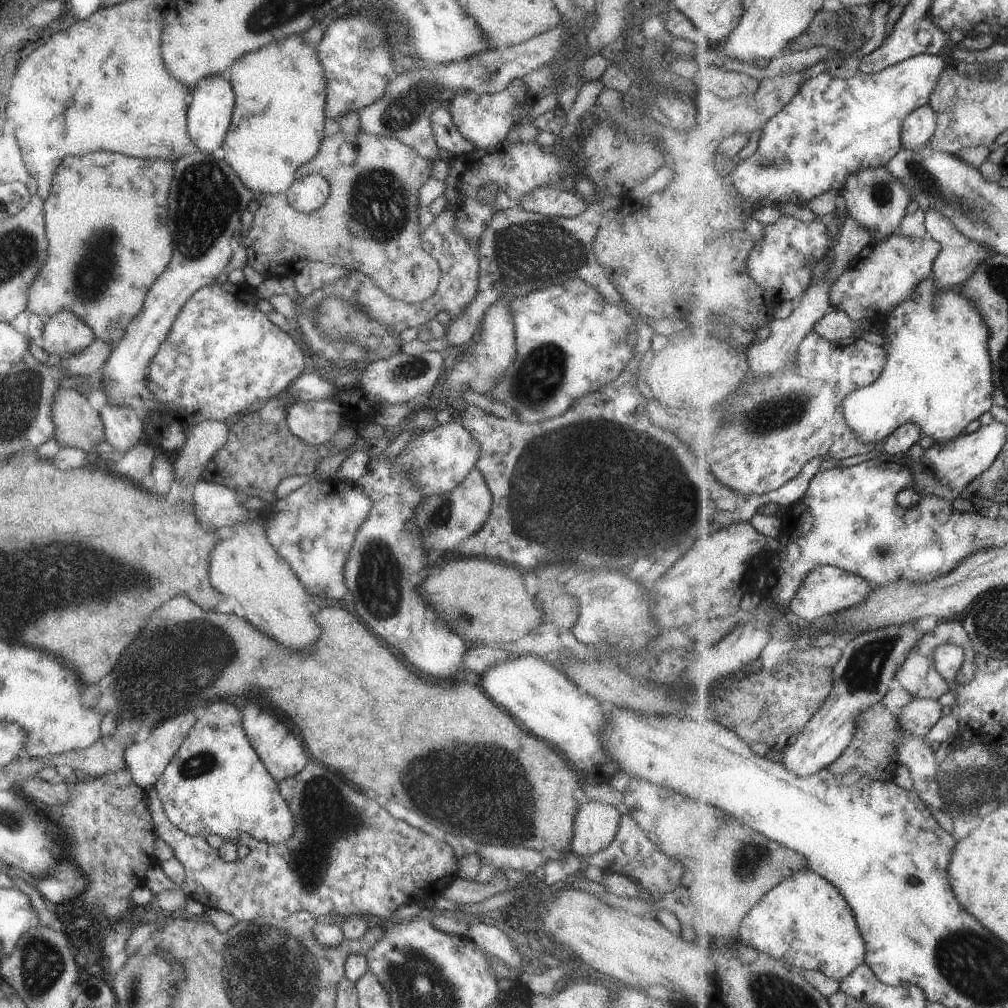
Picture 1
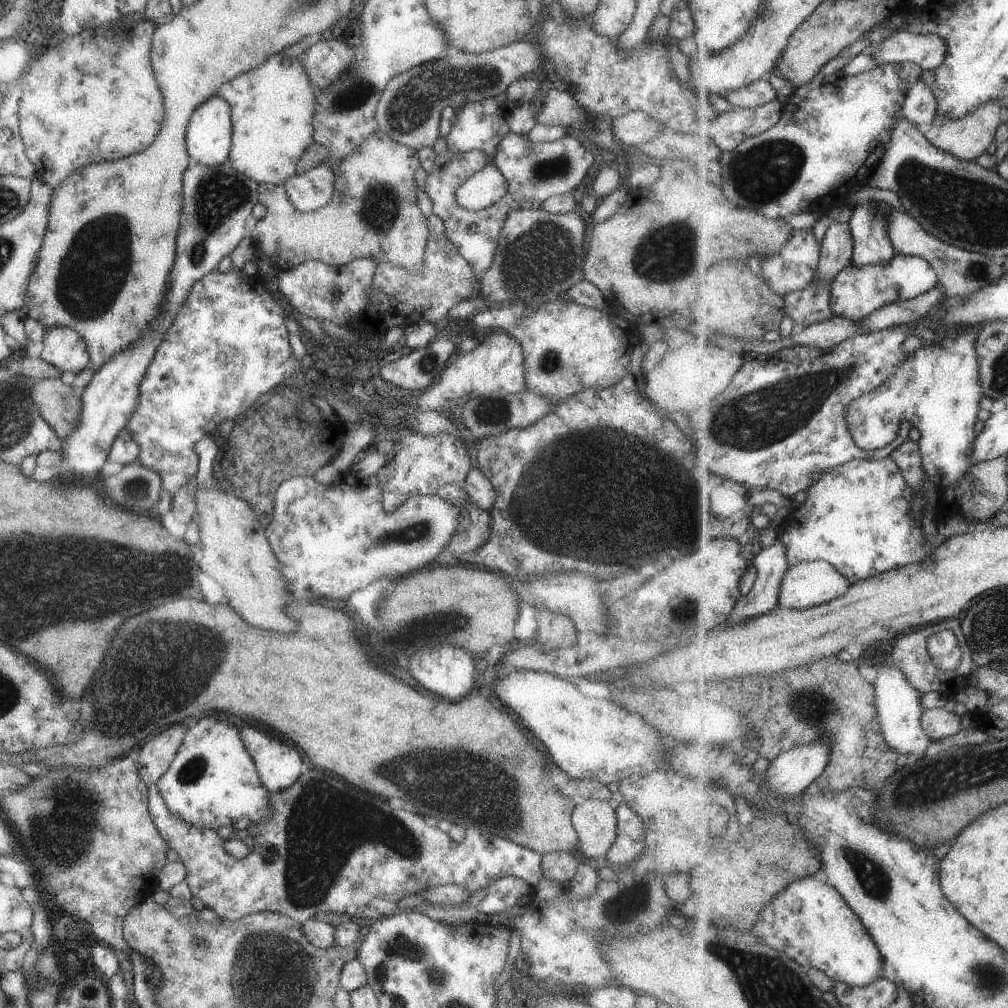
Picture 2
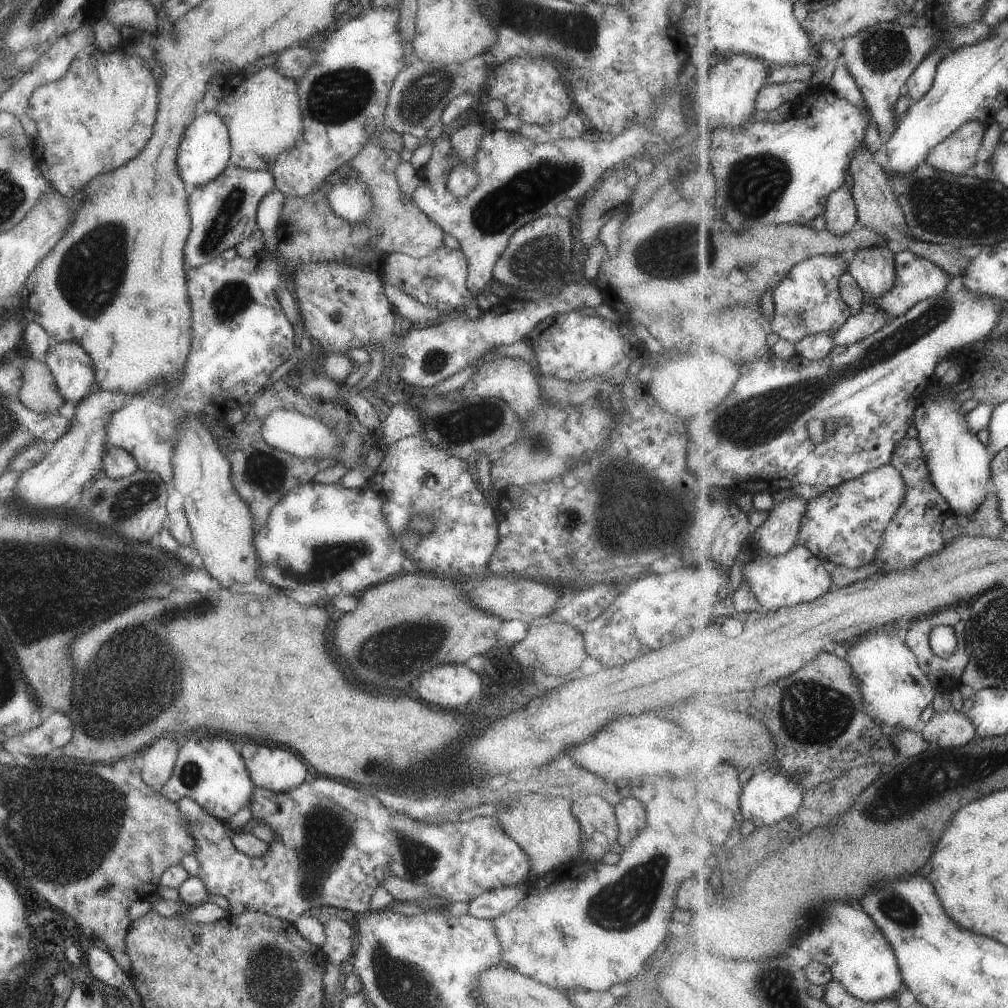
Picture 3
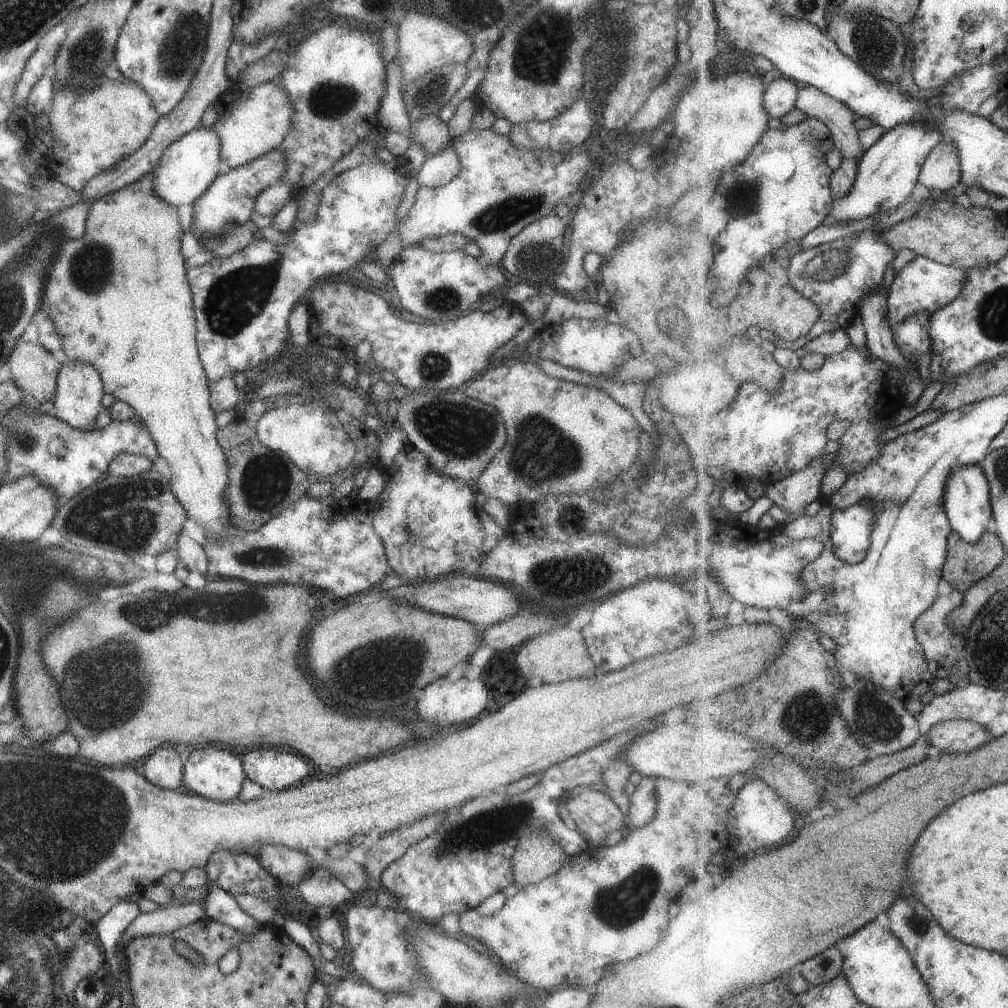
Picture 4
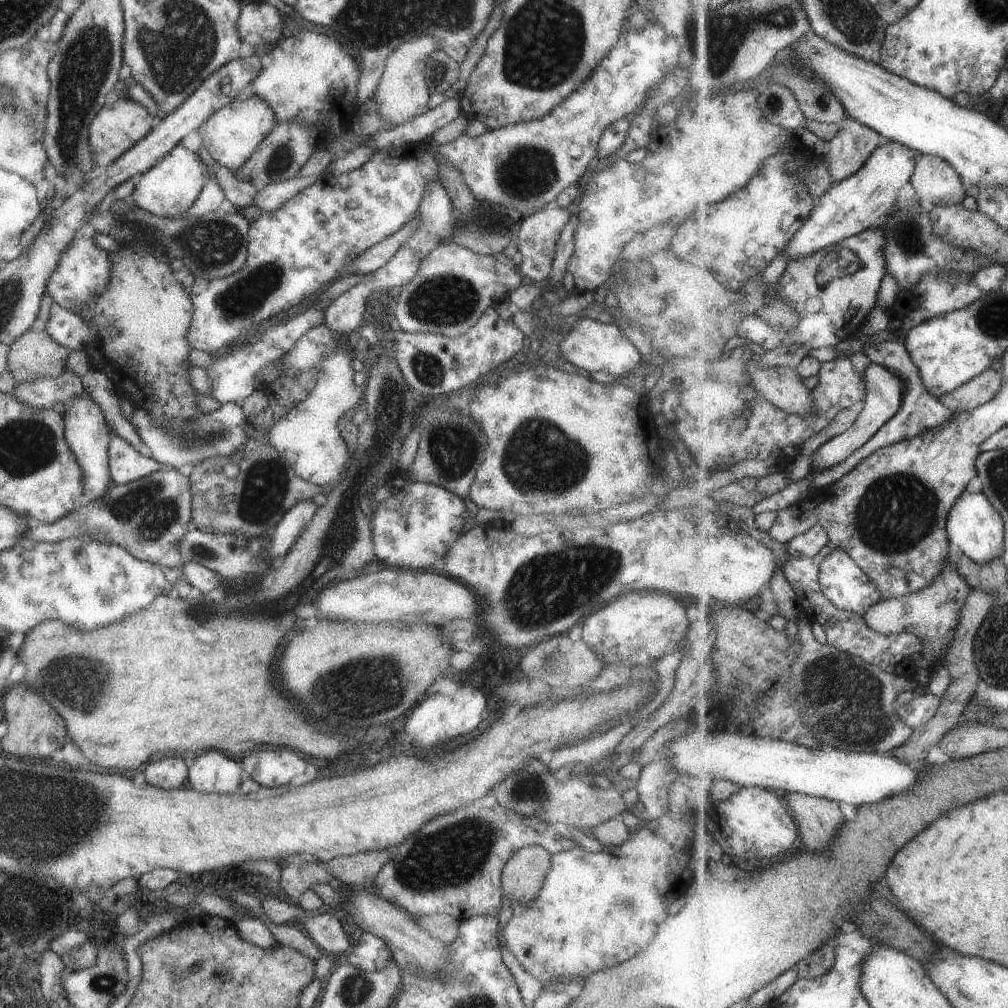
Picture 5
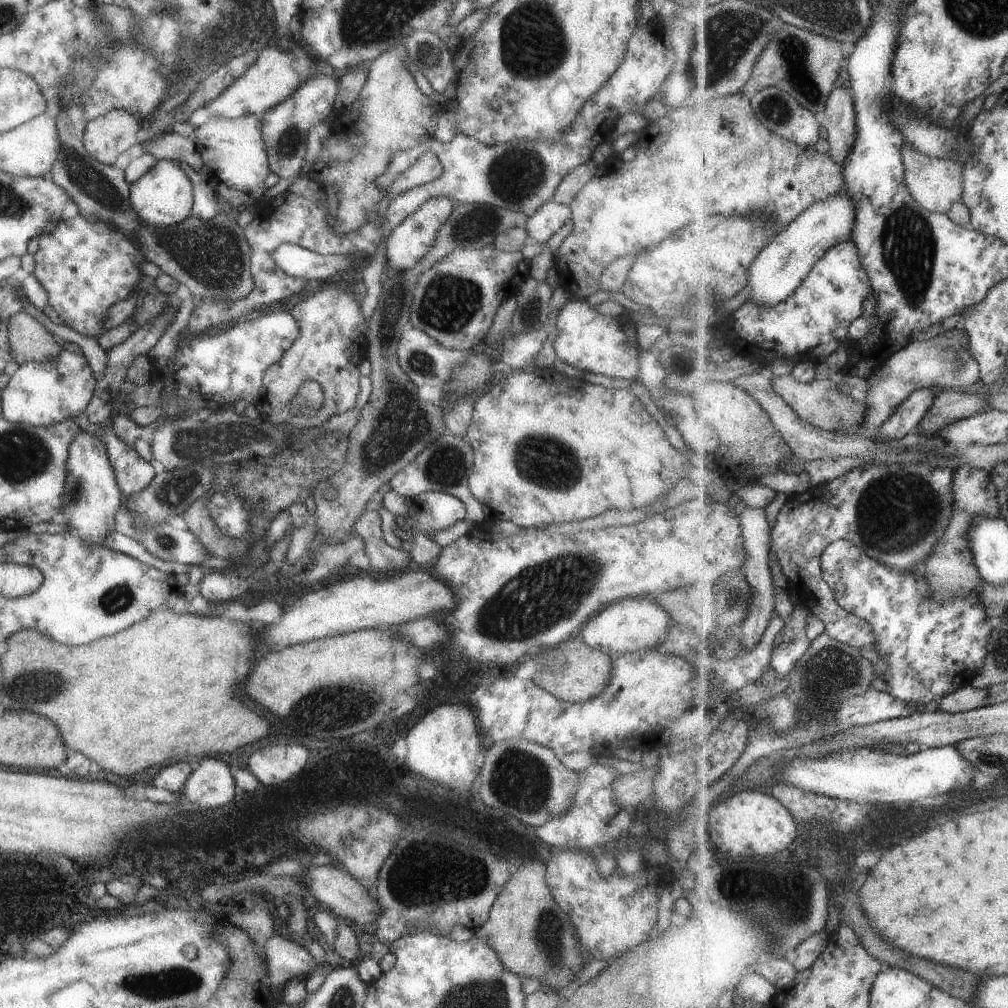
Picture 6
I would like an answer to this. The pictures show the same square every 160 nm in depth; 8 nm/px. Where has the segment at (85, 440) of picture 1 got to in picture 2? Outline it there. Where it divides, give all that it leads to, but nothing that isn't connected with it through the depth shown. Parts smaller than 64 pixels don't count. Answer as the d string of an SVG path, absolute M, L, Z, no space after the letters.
M62 378L36 379L30 390L41 418L63 442L79 422L80 402Z

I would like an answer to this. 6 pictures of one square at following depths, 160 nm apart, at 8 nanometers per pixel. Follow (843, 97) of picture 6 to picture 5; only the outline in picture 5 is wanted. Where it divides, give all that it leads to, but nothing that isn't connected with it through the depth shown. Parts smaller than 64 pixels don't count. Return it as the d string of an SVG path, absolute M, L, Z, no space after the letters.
M848 117L839 124L837 136L827 144L827 163L835 184L859 172L881 144L881 135Z

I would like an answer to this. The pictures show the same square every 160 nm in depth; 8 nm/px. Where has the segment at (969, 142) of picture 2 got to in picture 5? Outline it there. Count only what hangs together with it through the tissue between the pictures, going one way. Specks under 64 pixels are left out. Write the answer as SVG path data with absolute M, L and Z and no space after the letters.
M919 154L910 189L928 207L961 203L968 196L962 177L947 159Z

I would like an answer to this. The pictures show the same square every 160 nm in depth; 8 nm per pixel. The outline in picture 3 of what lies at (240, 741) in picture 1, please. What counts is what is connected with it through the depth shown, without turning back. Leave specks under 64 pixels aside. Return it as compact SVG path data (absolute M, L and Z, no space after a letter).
M195 732L187 735L179 747L171 774L158 789L168 801L176 803L180 798L190 798L207 814L226 823L232 814L250 802L254 785L237 744L220 736Z

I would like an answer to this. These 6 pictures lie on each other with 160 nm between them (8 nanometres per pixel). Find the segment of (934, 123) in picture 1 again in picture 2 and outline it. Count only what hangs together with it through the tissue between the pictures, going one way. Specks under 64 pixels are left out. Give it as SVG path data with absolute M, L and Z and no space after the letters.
M920 80L909 86L901 112L903 116L914 125L927 126L937 118L938 111L938 100L933 89L925 86Z

